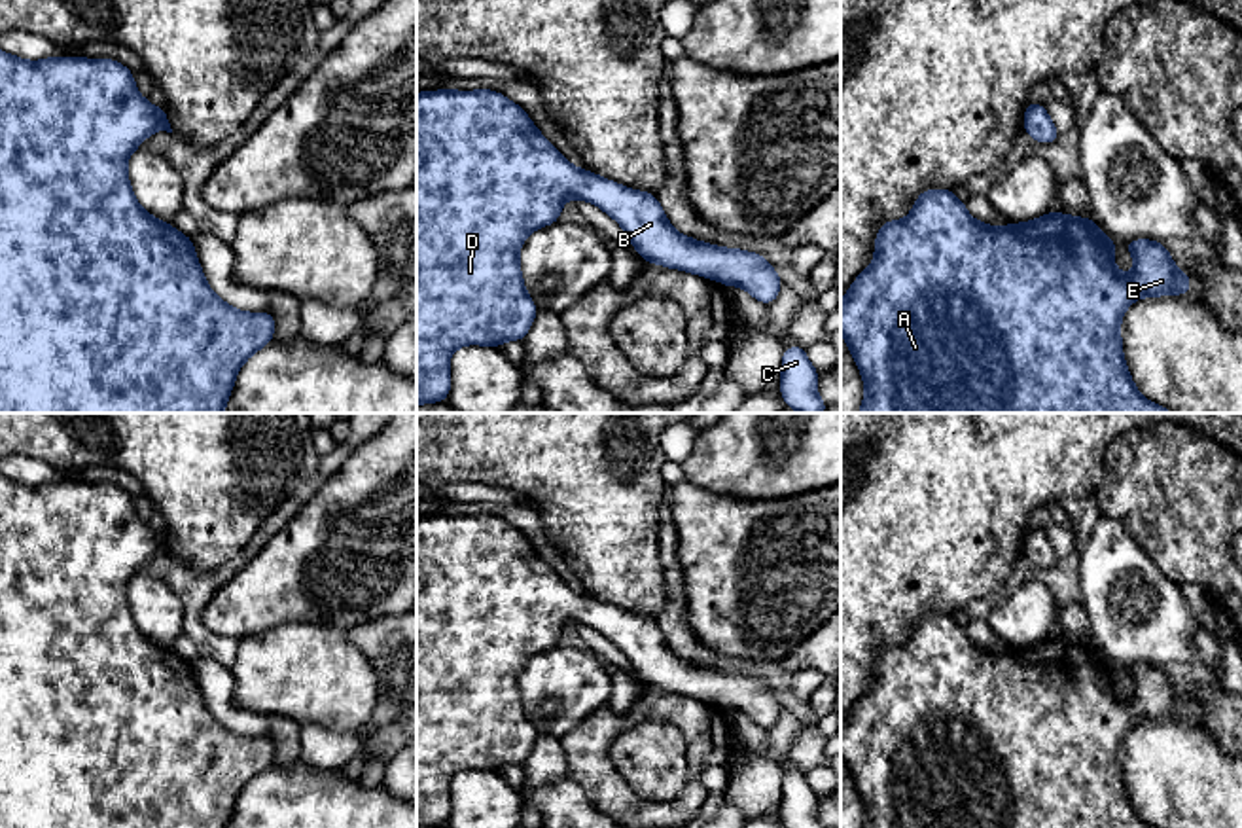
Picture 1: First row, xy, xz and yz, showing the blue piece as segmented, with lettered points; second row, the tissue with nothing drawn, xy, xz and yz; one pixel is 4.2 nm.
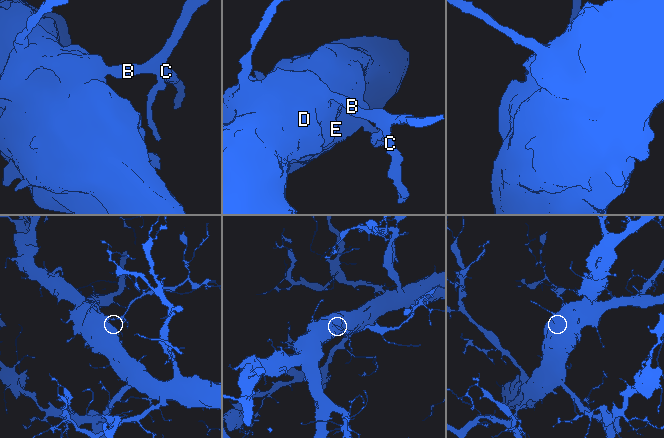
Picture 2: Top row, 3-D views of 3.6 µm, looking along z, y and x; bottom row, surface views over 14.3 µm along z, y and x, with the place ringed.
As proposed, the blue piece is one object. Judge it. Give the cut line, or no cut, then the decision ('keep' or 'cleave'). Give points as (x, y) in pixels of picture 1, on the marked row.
cut none; keep

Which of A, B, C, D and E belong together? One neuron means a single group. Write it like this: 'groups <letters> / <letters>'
groups A B C D E

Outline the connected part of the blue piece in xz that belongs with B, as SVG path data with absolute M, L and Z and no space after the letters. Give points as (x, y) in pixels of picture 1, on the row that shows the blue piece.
M488 89L417 93L417 405L447 402L449 358L462 345L500 347L509 339L523 341L528 333L540 309L523 284L519 250L532 231L559 222L560 208L568 199L589 201L610 214L625 229L638 256L649 263L744 288L765 305L780 294L782 280L761 254L714 246L680 235L653 193L625 188L587 169L576 169L536 129L526 112L502 93Z

